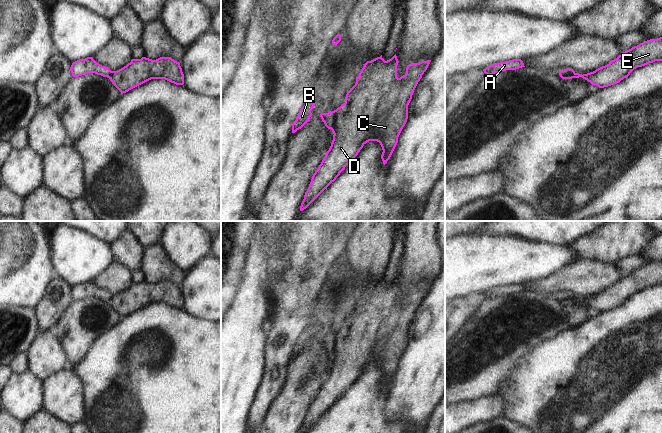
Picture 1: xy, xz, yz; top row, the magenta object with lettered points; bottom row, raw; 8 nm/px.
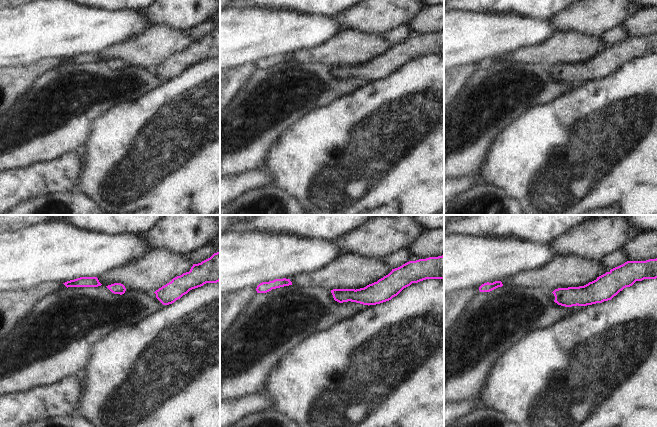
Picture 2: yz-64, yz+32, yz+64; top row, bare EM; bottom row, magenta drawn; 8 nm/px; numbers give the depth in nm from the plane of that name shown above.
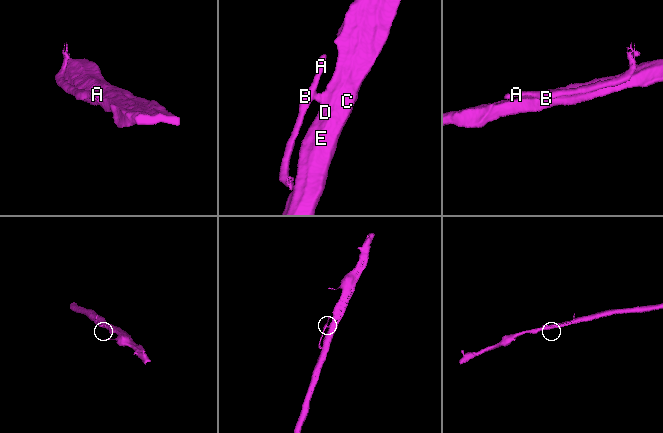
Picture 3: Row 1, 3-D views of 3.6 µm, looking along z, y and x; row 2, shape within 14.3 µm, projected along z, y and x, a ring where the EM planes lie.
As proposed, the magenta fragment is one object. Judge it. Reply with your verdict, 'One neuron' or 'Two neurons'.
Two neurons

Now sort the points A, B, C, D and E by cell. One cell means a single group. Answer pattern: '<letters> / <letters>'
A B / C D E

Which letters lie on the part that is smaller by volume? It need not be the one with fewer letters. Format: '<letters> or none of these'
A, B

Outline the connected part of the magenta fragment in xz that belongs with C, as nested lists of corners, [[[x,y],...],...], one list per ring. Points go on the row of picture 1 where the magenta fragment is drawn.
[[[396,54],[385,61],[377,57],[367,61],[356,77],[355,85],[347,92],[345,103],[333,111],[334,127],[333,140],[318,169],[312,176],[311,182],[300,206],[300,211],[306,209],[352,162],[363,146],[369,141],[377,141],[382,147],[381,159],[385,165],[390,159],[398,137],[408,119],[408,105],[414,90],[427,70],[431,60],[411,63],[406,73],[397,77],[399,63]]]

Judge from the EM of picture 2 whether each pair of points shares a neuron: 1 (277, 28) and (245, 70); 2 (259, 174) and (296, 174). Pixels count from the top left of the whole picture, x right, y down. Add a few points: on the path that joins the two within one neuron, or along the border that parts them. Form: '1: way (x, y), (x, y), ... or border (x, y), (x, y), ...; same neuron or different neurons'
1: border (255, 64), (242, 64), (233, 66), (230, 69); different neurons
2: border (264, 168), (270, 174), (273, 184); different neurons

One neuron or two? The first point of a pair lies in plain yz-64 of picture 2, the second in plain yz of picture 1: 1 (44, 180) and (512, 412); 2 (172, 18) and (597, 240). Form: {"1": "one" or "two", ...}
{"1": "two", "2": "one"}

